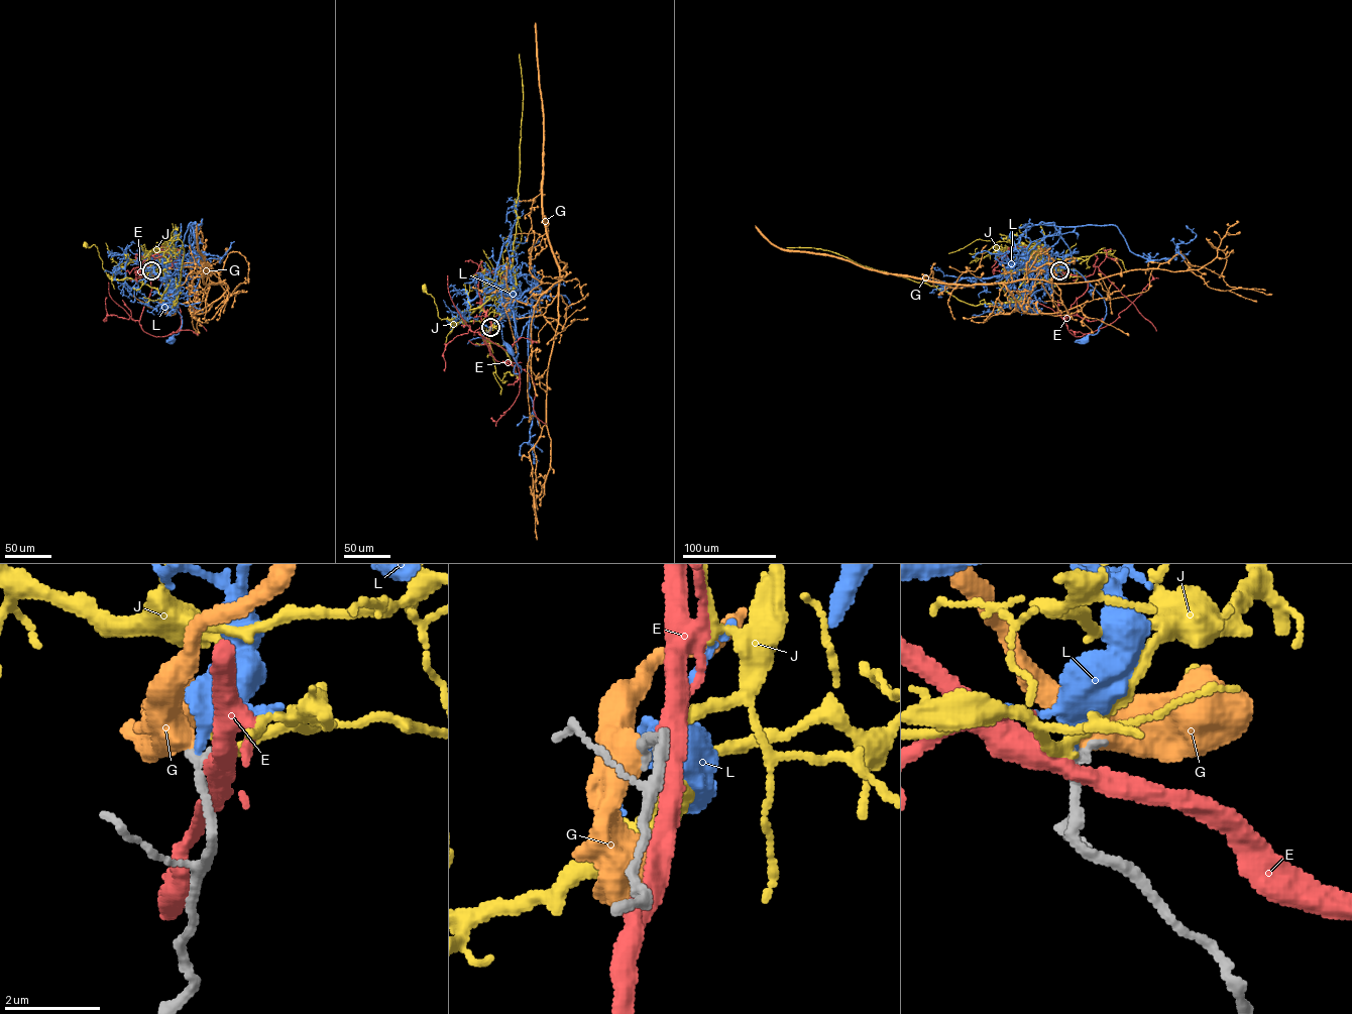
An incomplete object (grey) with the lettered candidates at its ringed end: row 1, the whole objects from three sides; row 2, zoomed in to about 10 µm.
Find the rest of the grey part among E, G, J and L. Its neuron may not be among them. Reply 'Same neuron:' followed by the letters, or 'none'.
Same neuron: L

